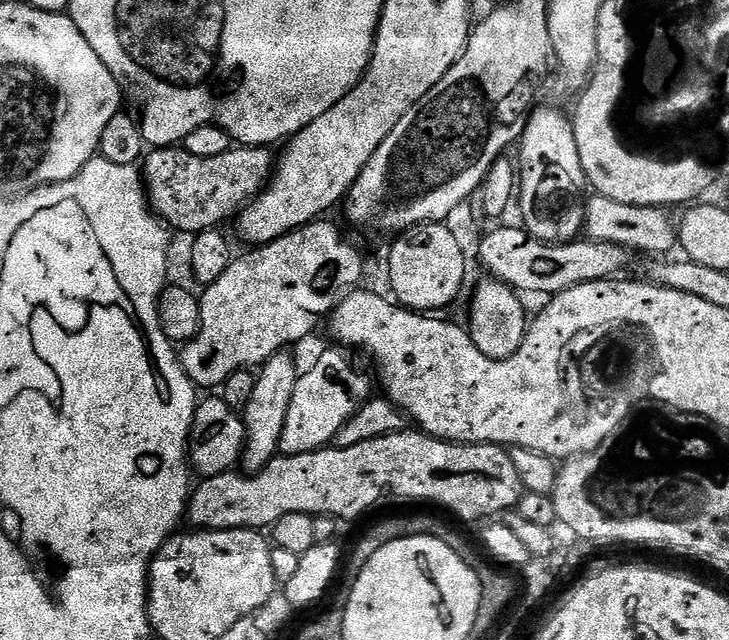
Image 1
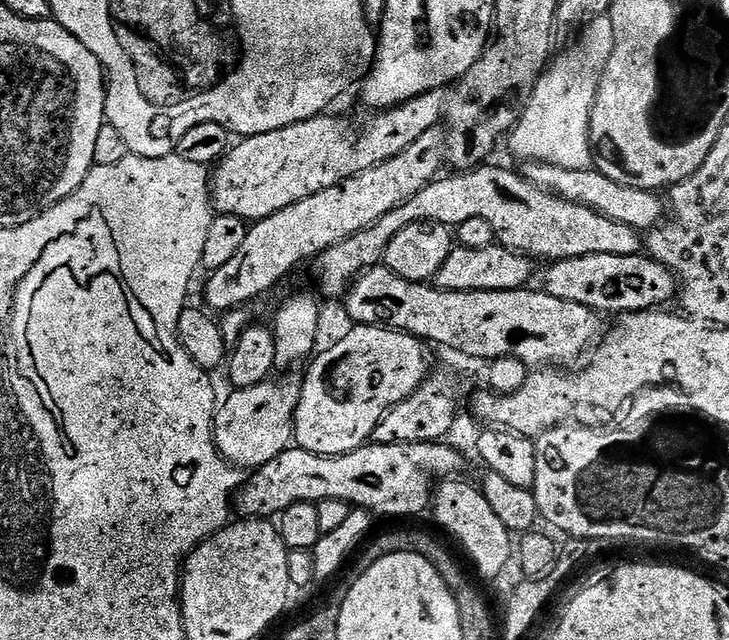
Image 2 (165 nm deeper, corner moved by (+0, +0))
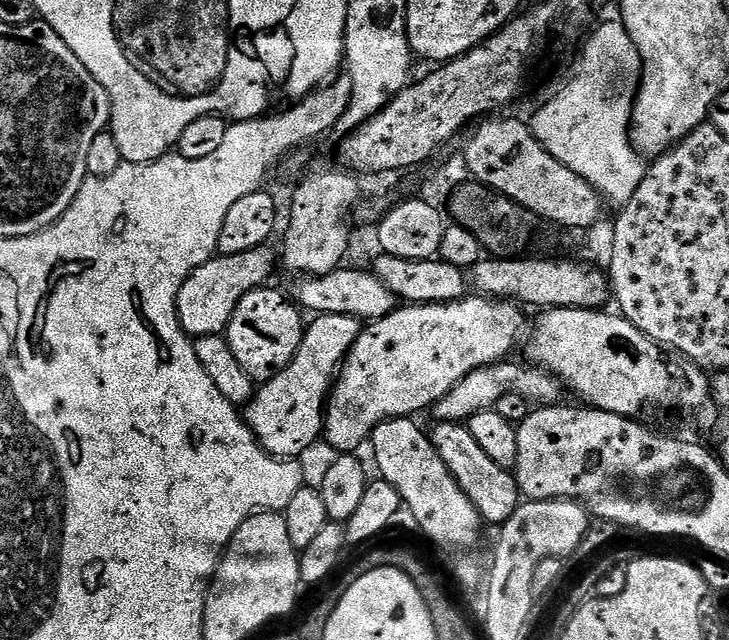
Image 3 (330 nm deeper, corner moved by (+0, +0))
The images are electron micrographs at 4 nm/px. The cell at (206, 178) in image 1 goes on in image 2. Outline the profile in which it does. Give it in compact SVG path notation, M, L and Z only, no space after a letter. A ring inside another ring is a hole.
M440 90L427 92L410 98L404 104L377 111L369 115L372 117L361 128L353 131L350 121L325 114L294 122L294 126L282 126L282 130L270 130L266 134L237 139L211 173L213 209L222 216L237 216L245 222L255 222L270 218L270 214L278 214L278 210L286 210L286 206L294 206L294 202L302 202L302 198L310 198L310 194L318 194L318 190L330 190L330 186L338 186L338 182L354 178L354 174L362 174L362 170L370 170L394 158L394 154L402 154L410 142L418 142L422 134L433 131L437 127L436 123L440 119L443 121L446 116L444 95Z

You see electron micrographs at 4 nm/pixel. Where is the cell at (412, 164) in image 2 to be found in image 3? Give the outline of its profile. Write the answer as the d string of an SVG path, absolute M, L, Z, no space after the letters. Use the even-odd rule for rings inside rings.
M271 247L246 250L246 254L219 254L206 261L182 286L178 294L178 318L189 336L215 336L223 333L228 327L234 310L238 310L238 302L246 298L256 288L263 288L272 276Z

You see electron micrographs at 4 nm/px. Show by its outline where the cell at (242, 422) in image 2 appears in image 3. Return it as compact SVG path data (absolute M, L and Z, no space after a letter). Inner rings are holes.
M346 314L317 315L307 325L298 354L274 378L263 381L255 389L254 399L246 408L249 428L271 456L300 458L324 435L324 414L334 381L362 331L361 321Z

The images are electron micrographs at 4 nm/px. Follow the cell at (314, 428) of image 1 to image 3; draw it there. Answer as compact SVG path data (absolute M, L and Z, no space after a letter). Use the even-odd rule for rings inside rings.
M469 294L462 300L453 300L450 304L413 304L411 306L397 307L395 312L388 316L383 316L378 321L369 323L361 331L359 338L354 342L354 346L348 351L348 356L334 381L334 387L328 397L328 407L324 414L324 435L323 439L328 440L328 444L340 454L352 454L369 443L371 434L377 426L384 420L398 420L401 418L412 418L417 414L415 412L424 412L431 409L439 400L446 398L462 378L466 378L474 370L486 368L489 364L498 364L509 359L508 356L515 350L516 344L523 345L530 335L530 320L524 317L525 309L515 302L506 300L497 300L479 294Z

